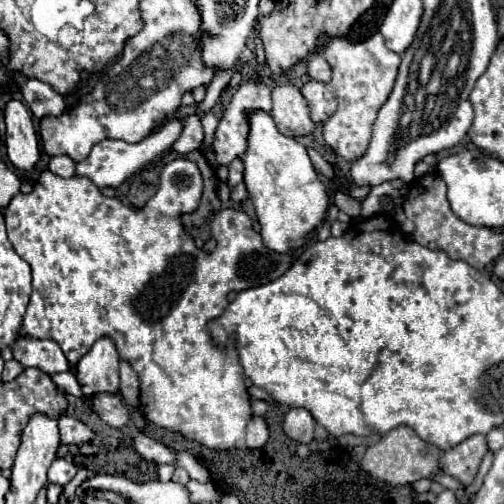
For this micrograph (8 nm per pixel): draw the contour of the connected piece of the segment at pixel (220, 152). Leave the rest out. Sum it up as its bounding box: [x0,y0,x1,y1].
[213,81,271,166]

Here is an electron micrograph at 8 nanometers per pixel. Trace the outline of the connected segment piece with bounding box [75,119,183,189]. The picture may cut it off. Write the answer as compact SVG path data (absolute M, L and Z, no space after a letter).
M167 121L163 127L159 127L155 133L151 133L149 137L145 137L139 143L125 143L125 141L115 141L115 139L103 139L99 141L87 159L83 159L81 163L77 163L77 173L79 177L89 177L97 187L119 187L125 179L129 179L135 171L139 171L141 167L149 165L157 155L165 153L167 149L171 149L171 145L175 143L175 139L179 137L183 127L183 121Z

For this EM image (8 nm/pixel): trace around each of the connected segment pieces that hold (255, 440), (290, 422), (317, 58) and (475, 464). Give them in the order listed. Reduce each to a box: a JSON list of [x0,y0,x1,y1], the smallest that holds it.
[[247,417,269,449],[283,407,315,445],[307,53,333,83],[439,435,487,487]]

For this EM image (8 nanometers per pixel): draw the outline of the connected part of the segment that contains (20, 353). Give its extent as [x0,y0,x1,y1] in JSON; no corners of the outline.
[13,337,69,373]

